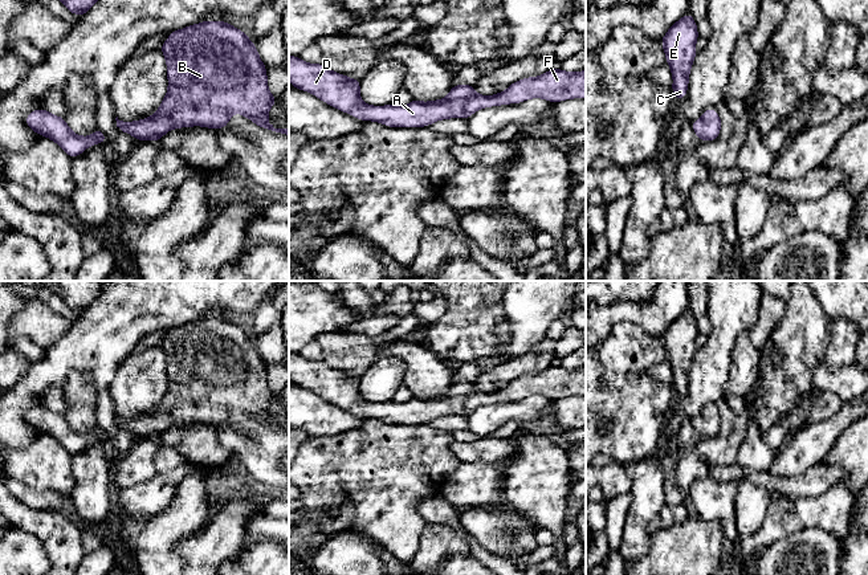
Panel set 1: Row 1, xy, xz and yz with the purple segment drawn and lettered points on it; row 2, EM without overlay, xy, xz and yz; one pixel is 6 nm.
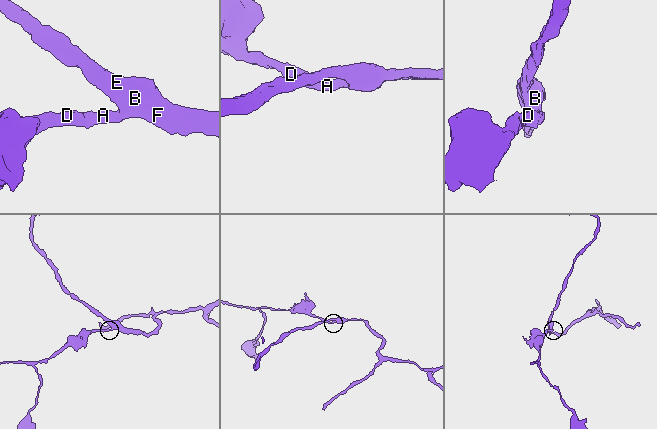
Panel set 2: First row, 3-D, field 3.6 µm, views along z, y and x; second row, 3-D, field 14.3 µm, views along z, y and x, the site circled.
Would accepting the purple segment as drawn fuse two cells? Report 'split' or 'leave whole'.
leave whole

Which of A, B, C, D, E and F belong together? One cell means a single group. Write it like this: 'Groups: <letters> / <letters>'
Groups: A B C D E F

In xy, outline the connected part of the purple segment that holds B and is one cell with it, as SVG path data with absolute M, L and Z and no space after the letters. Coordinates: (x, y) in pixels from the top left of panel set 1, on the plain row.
M201 318L172 327L160 344L167 360L168 386L158 408L148 415L123 419L118 413L117 424L135 436L162 436L172 425L201 423L224 425L233 409L239 409L261 425L289 432L288 425L274 425L268 419L270 404L277 393L269 390L266 363L249 334L225 318Z

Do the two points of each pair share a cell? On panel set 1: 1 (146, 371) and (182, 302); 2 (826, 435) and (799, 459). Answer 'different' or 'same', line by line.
1: different
2: same

